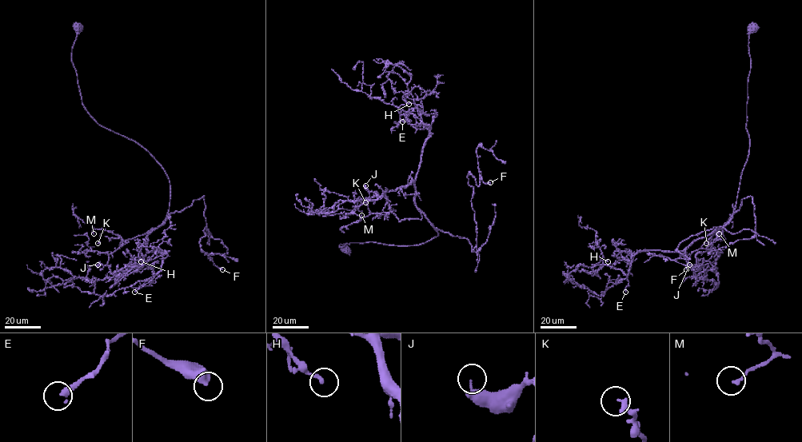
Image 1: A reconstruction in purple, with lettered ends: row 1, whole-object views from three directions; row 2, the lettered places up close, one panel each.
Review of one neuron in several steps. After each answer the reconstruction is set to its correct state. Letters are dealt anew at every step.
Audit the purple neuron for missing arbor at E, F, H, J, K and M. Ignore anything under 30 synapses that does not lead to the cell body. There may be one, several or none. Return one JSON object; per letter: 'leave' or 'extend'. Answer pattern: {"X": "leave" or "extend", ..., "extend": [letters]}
{"E": "extend", "F": "leave", "H": "leave", "J": "extend", "K": "leave", "M": "leave", "extend": ["E", "J"]}

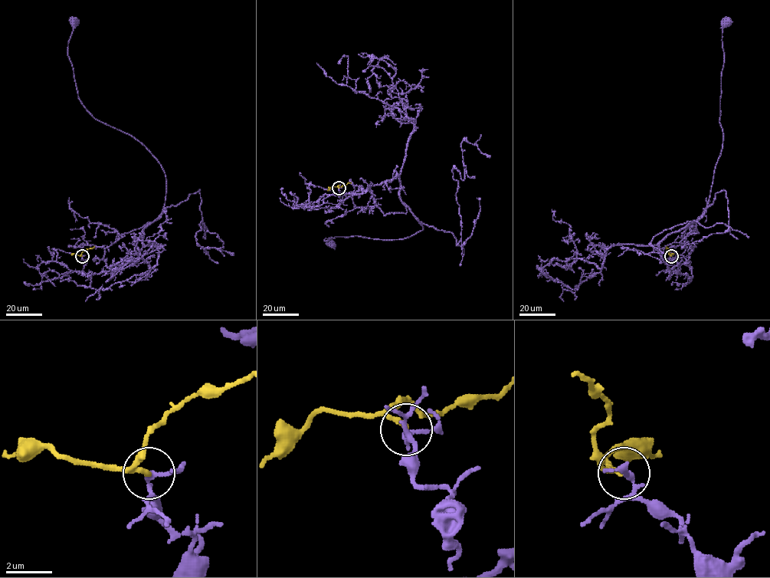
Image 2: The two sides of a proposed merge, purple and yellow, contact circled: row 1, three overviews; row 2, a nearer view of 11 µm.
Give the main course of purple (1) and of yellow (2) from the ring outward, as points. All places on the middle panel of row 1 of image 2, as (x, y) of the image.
1: (339, 188), (339, 195), (361, 194), (399, 175), (401, 199), (422, 229), (401, 239), (326, 238), (332, 243)
2: (339, 188), (339, 185), (351, 183)

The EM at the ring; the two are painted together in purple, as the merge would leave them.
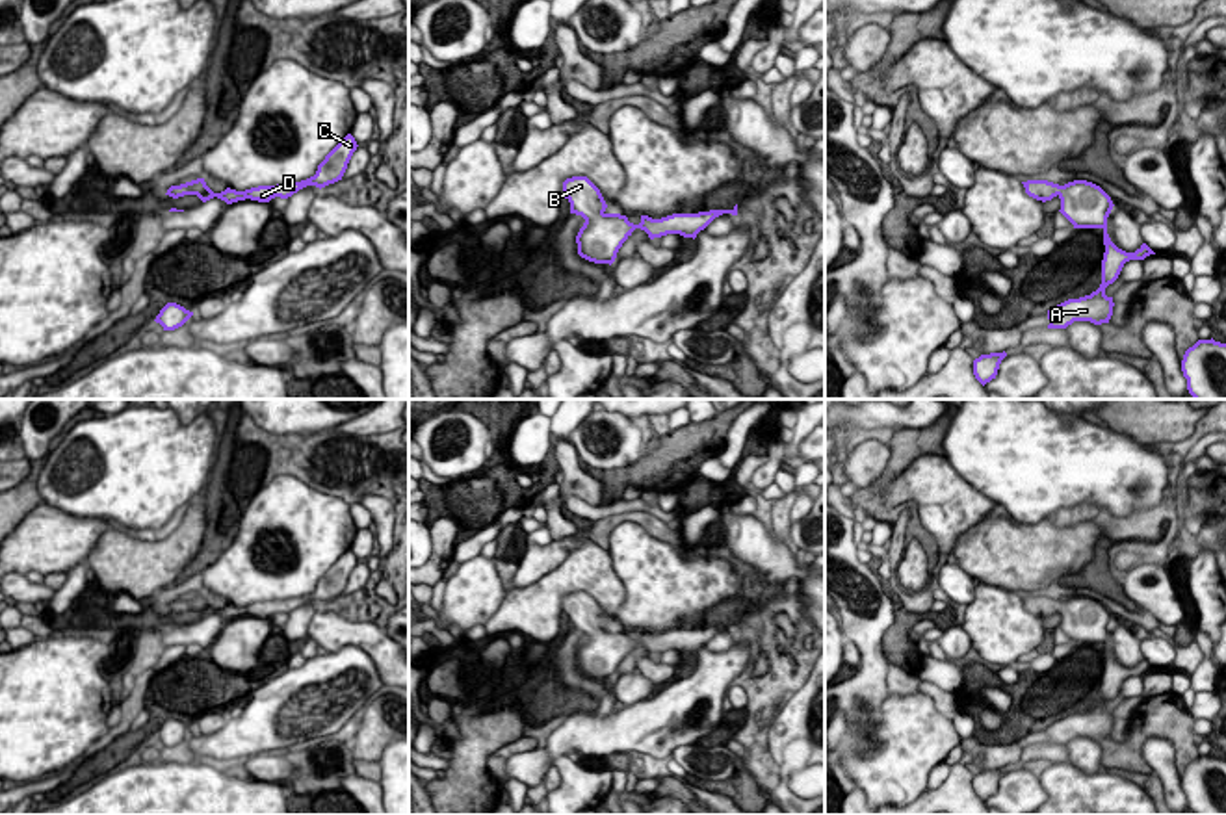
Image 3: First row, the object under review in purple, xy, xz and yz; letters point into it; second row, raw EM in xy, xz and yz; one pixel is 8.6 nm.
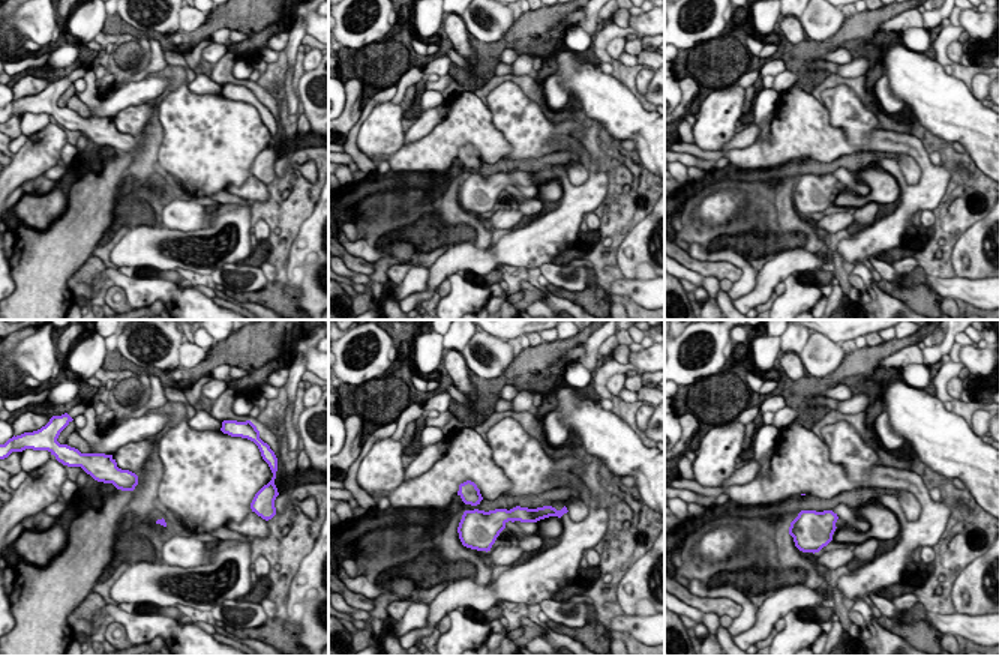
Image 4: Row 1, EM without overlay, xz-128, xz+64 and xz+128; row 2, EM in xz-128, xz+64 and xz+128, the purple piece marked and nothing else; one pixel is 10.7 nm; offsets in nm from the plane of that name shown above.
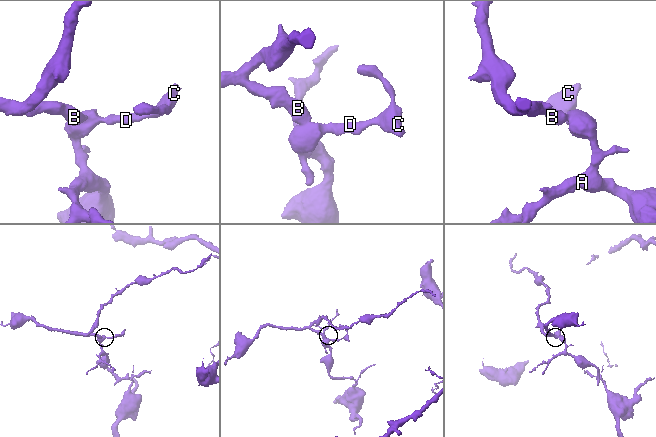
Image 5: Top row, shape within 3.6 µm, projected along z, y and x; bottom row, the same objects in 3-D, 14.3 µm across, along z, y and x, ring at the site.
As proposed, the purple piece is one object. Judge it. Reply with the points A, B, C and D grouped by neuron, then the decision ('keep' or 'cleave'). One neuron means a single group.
groups A B C D; keep

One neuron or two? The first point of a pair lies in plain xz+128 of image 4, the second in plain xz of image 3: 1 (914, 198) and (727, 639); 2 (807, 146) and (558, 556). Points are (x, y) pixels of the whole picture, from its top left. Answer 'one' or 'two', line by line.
1: two
2: two

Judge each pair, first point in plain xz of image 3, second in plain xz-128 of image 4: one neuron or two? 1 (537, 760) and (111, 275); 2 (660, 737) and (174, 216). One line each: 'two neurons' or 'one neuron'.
1: one neuron
2: two neurons

